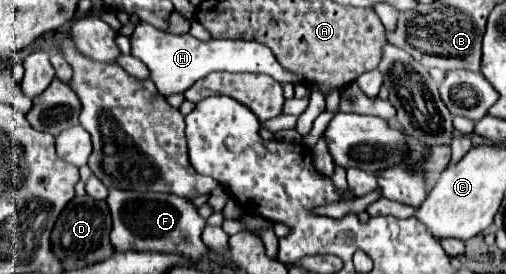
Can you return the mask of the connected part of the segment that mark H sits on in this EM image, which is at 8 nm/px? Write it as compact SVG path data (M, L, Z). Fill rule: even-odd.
M138 24L130 36L132 56L146 64L150 70L150 80L156 84L158 92L168 98L172 94L186 92L196 80L208 76L216 70L226 72L252 72L252 74L268 74L280 84L298 84L300 76L284 70L274 54L256 40L228 40L228 38L210 38L206 42L190 36L190 34L168 34L158 32L150 24Z

